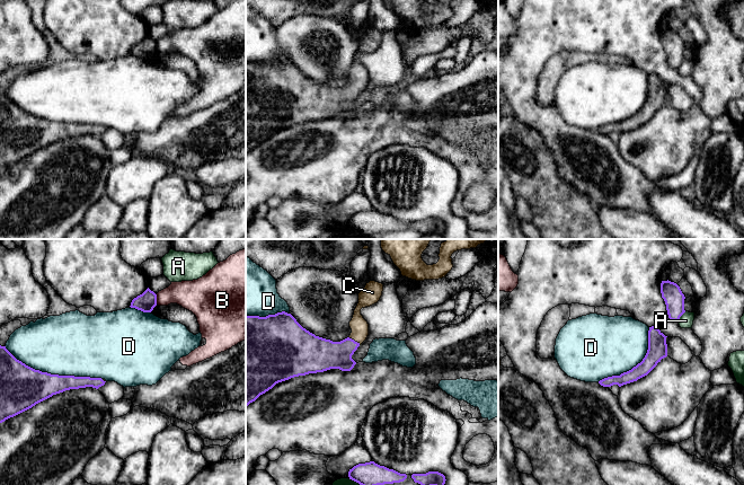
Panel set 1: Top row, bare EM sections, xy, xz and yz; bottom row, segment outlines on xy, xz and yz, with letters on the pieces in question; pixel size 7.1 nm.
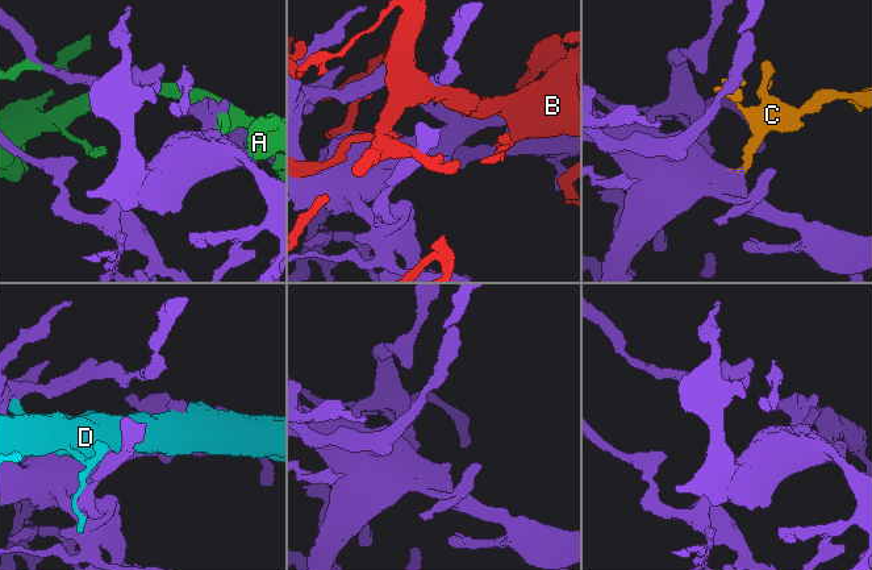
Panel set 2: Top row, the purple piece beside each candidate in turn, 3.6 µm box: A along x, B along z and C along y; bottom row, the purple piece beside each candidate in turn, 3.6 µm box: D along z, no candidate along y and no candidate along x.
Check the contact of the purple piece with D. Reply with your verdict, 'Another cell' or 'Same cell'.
Another cell

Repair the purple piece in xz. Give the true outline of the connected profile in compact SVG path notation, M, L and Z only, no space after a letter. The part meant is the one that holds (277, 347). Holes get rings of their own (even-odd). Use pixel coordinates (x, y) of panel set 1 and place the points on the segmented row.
M375 281L366 283L358 293L358 303L349 321L352 333L340 342L316 336L285 311L266 317L246 316L246 407L276 383L291 378L330 369L351 371L356 364L352 355L369 335L369 324L361 315L361 309L377 303L382 291L382 283Z

